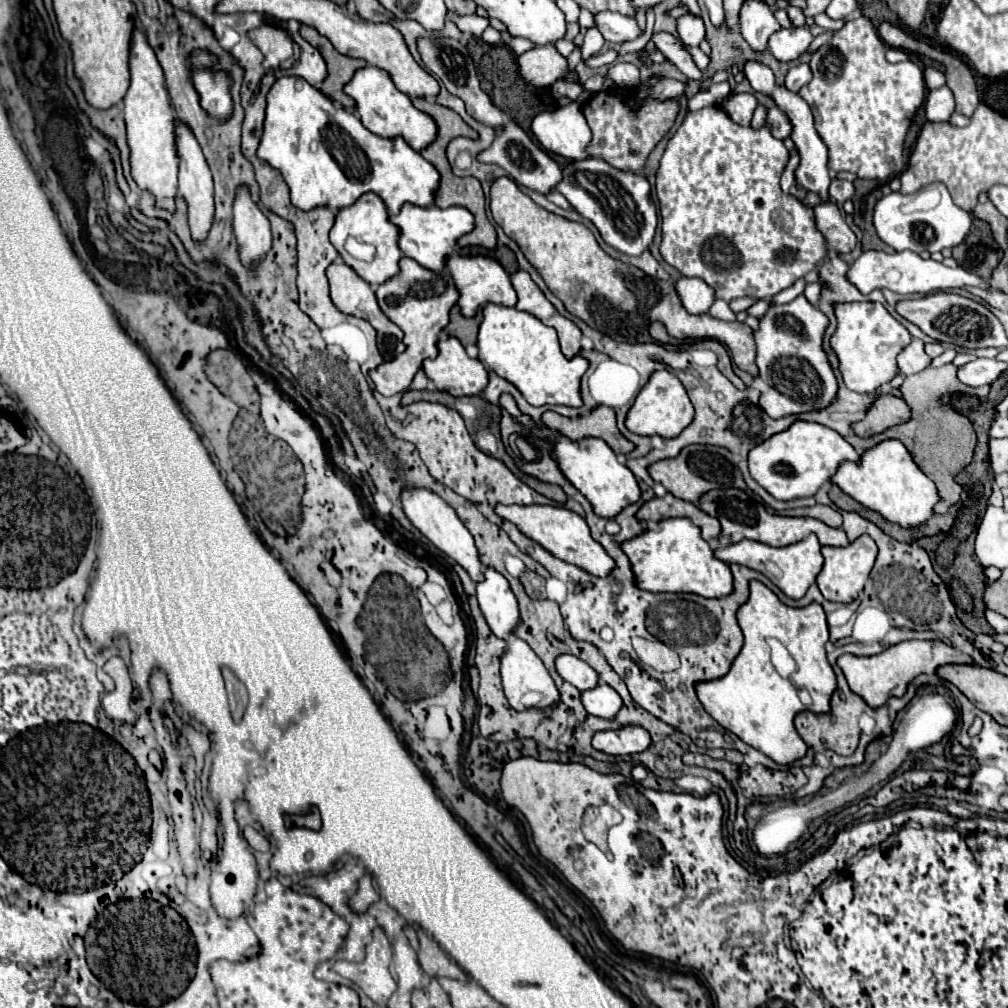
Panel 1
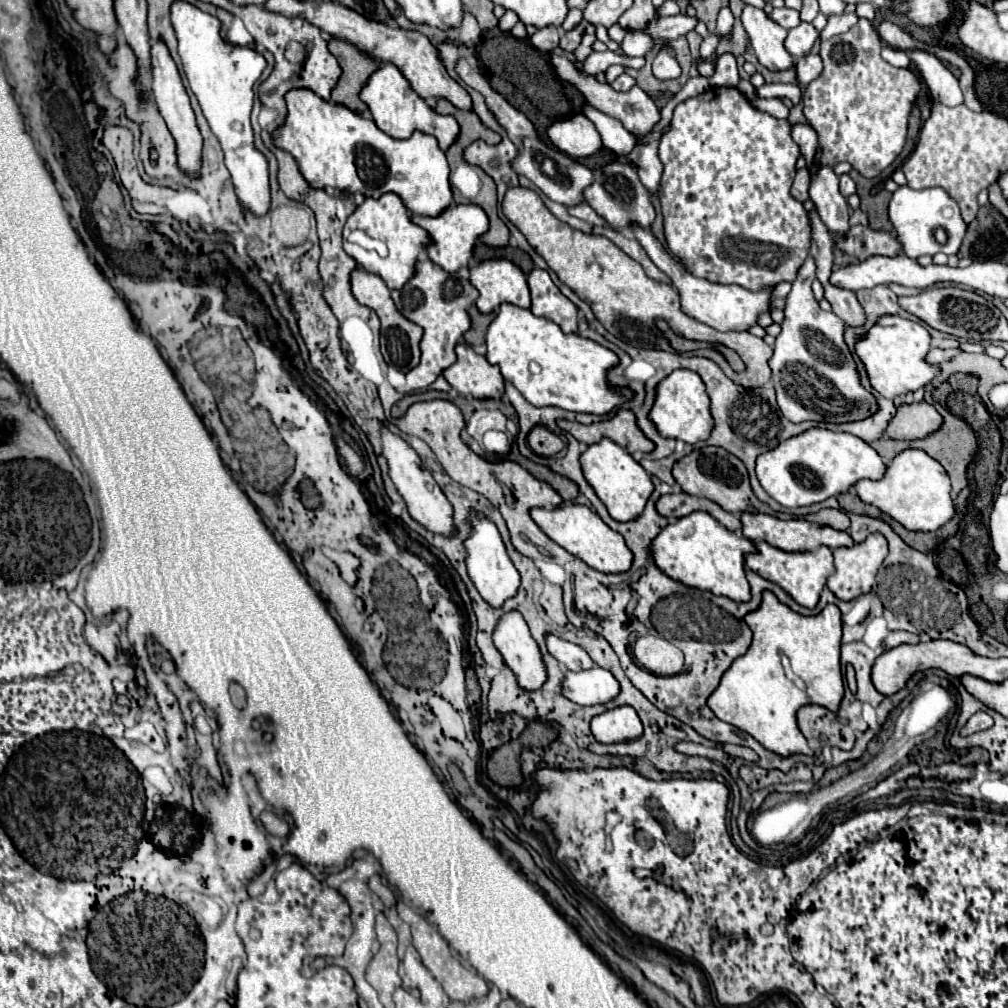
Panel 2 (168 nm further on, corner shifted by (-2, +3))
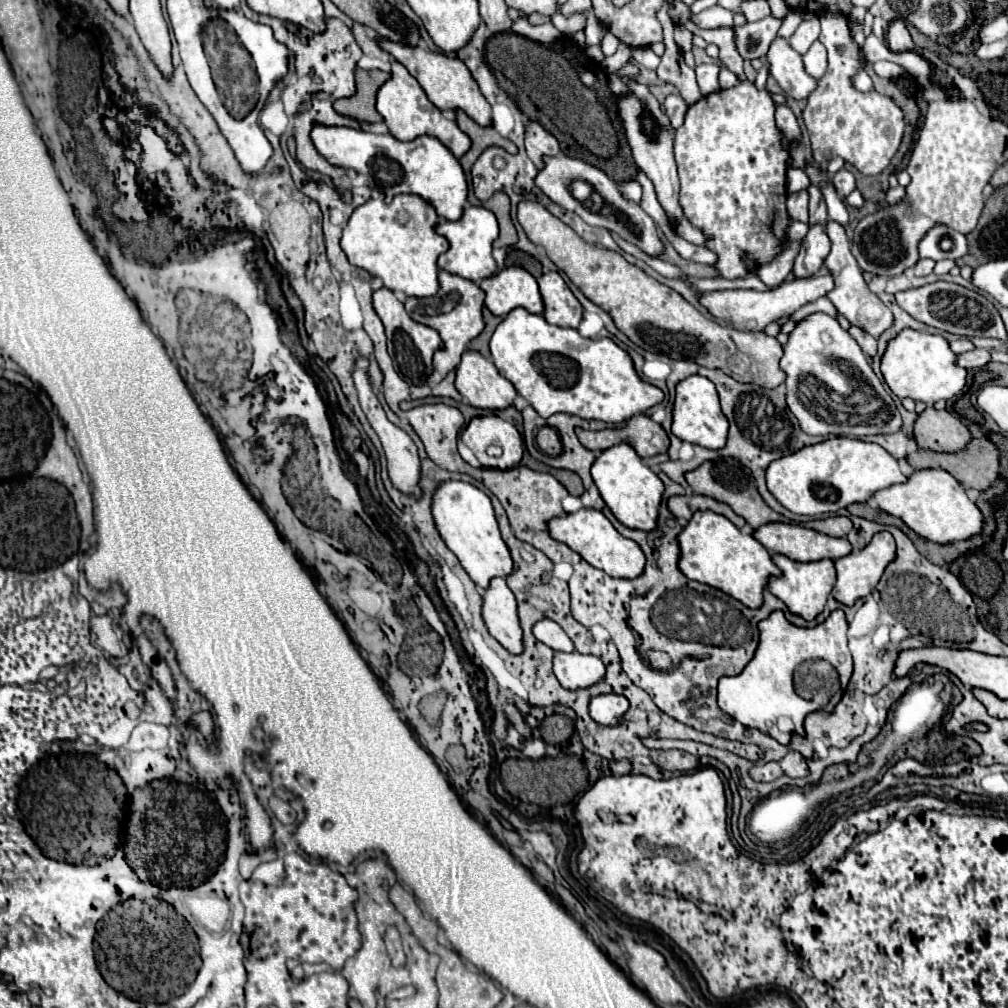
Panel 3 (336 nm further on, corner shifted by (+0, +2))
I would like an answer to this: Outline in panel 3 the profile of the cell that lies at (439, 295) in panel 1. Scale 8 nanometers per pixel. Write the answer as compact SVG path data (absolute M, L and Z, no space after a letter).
M446 270L438 272L438 282L440 282L440 290L436 296L430 296L430 298L414 298L412 296L412 298L406 298L406 302L404 302L408 316L424 326L434 328L440 334L442 344L444 344L440 350L434 352L434 358L432 358L434 370L426 378L428 384L438 384L440 380L444 380L446 374L452 372L460 364L460 356L466 350L468 342L472 338L476 338L484 328L484 320L482 320L484 292L474 282L454 276Z

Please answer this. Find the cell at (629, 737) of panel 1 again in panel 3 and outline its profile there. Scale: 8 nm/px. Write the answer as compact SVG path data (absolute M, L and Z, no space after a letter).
M602 694L590 700L590 716L600 726L618 726L628 708L630 702L618 694Z

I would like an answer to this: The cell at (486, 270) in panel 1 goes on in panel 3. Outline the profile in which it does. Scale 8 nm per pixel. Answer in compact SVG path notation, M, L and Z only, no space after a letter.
M520 266L498 270L494 276L484 278L480 288L486 294L486 308L496 316L506 316L518 306L532 314L542 314L544 310L536 280Z

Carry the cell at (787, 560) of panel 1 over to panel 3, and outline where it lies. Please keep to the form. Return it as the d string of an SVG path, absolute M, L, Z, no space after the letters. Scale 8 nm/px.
M772 554L772 562L780 568L780 576L770 576L768 580L768 590L780 598L790 612L800 614L804 620L814 620L826 604L826 598L834 586L836 580L836 570L832 560L816 560L816 562L796 562L790 560L788 556L782 554Z

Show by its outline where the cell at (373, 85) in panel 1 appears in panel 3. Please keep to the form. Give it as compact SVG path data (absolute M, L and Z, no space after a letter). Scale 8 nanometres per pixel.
M392 62L390 78L380 86L378 98L376 98L376 110L384 118L384 124L388 126L390 134L402 142L428 134L428 136L438 138L456 158L460 158L470 148L470 138L456 126L456 122L440 114L440 110L426 98L420 84L408 74L408 70L400 62Z

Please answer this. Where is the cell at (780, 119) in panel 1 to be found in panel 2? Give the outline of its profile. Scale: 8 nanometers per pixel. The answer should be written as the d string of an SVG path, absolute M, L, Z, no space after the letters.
M794 125L792 127L792 139L798 143L800 153L806 159L808 171L816 165L816 151L818 151L818 137L810 125Z

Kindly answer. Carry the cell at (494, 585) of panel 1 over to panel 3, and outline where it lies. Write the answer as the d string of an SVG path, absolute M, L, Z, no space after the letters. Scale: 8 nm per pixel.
M450 480L438 486L432 502L432 514L436 528L446 542L446 546L456 554L462 568L468 572L478 588L488 588L492 578L508 578L514 570L510 550L500 536L498 522L492 510L490 498L468 482Z

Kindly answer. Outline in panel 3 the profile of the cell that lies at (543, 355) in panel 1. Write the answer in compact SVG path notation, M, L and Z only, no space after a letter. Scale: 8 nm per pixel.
M524 308L510 310L496 326L490 352L496 368L542 418L566 412L618 424L646 412L664 398L662 390L638 378L632 358L610 338L584 338L578 330L552 326L540 314L530 314Z

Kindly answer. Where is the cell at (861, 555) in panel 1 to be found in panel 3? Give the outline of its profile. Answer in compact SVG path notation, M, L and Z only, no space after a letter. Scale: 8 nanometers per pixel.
M890 532L874 534L870 544L866 544L862 550L850 552L848 556L842 556L834 562L838 576L836 576L836 584L832 588L832 596L844 606L852 606L858 598L868 596L874 590L874 586L878 584L884 568L894 560L894 556L896 556L896 544L894 544L892 534Z

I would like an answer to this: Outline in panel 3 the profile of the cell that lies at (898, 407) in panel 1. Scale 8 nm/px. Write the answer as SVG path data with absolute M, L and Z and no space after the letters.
M932 406L918 414L912 436L918 448L928 448L936 452L958 452L970 440L968 428L956 416Z

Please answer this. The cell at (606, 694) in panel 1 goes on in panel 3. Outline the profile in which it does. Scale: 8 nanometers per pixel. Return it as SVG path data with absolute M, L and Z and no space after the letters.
M554 654L554 674L564 690L576 692L604 680L606 670L600 658L590 654Z

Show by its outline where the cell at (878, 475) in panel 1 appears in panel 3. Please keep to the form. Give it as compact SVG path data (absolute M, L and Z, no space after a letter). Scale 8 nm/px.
M942 468L914 470L904 484L878 490L872 498L880 510L904 520L904 524L918 536L938 544L968 540L982 530L982 514L978 506L966 496L962 484Z

